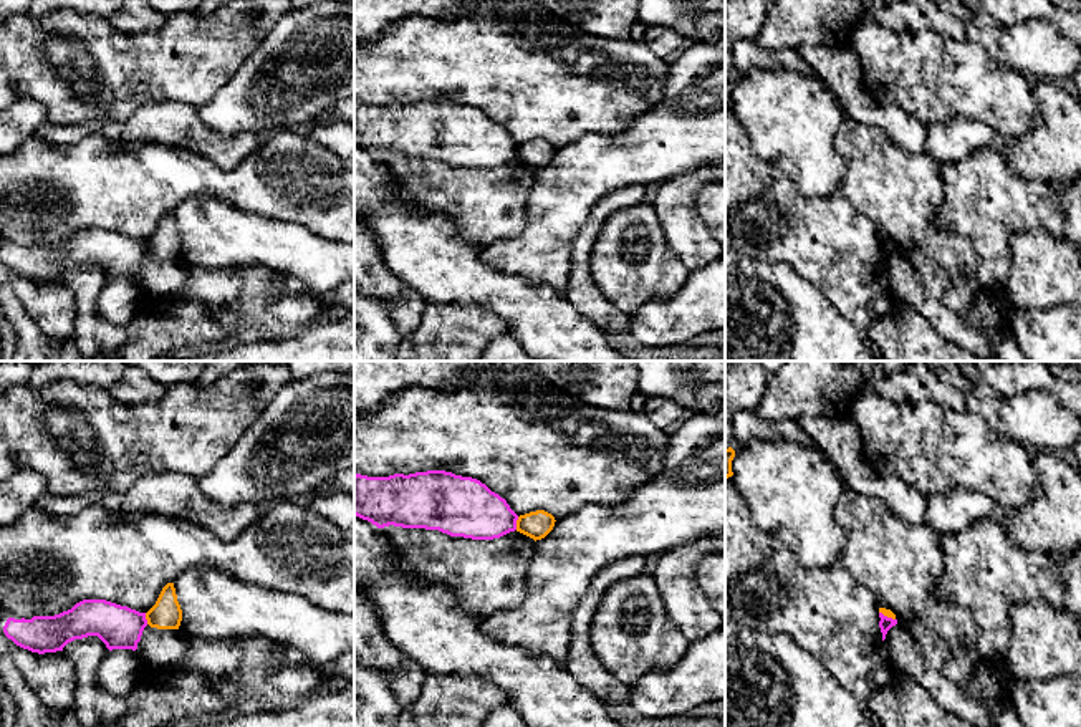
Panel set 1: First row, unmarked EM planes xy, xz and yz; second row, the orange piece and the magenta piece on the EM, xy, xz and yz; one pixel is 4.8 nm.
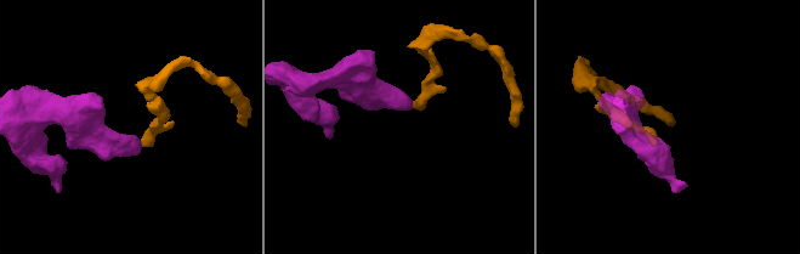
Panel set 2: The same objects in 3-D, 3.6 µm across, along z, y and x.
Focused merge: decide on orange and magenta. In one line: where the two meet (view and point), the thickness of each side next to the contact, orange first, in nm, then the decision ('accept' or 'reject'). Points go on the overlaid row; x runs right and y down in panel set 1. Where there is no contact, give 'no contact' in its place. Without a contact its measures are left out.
meets orange in xz at (517, 524); 140 nm thick on the orange side, 280 nm on the other; reject

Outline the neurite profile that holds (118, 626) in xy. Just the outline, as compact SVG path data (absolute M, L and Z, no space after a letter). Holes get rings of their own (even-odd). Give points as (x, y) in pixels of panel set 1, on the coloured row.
M83 599L55 616L8 618L3 633L38 654L63 651L68 643L88 636L98 636L109 651L136 651L146 626L146 613L106 599Z

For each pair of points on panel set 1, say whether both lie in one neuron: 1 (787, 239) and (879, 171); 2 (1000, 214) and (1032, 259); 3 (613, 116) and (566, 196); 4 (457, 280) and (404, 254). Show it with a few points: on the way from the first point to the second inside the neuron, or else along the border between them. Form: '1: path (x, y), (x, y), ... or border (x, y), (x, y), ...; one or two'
1: border (836, 191), (873, 222); two
2: border (1055, 235), (1018, 232), (1008, 274); two
3: border (638, 115), (619, 131), (590, 133), (566, 144); two
4: path (444, 270), (427, 254), (417, 254); one

